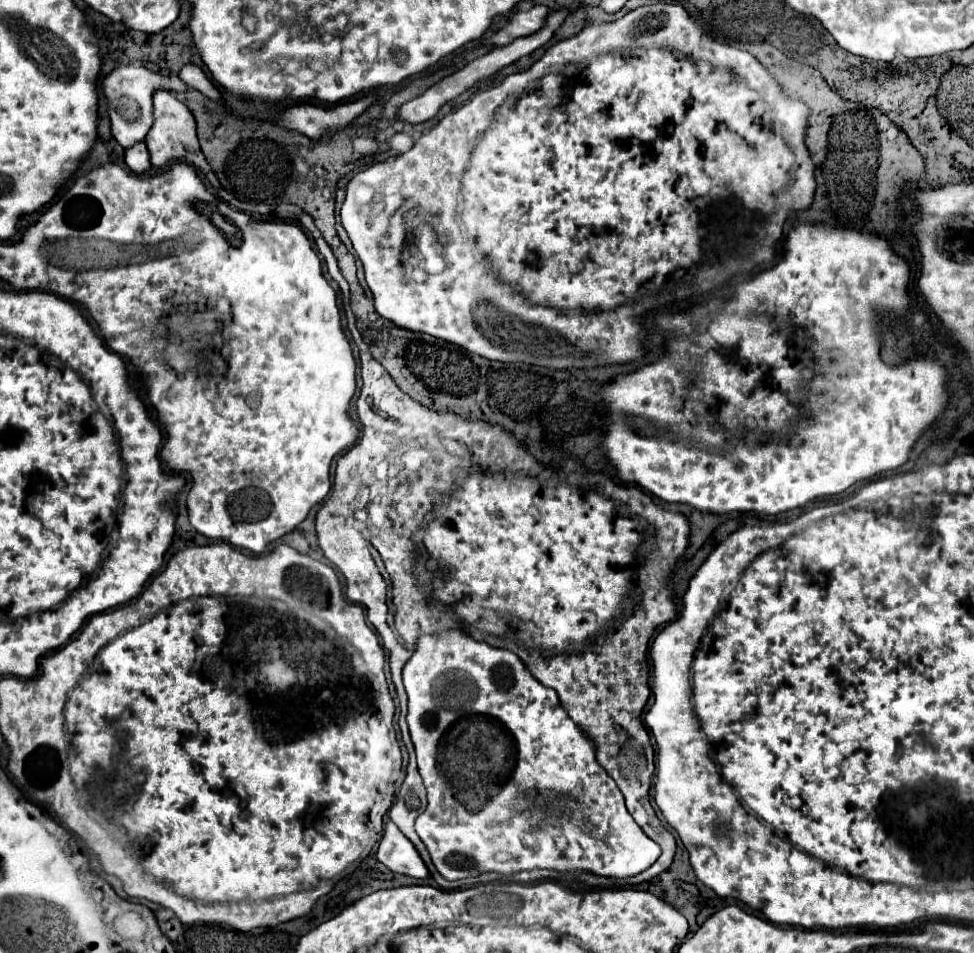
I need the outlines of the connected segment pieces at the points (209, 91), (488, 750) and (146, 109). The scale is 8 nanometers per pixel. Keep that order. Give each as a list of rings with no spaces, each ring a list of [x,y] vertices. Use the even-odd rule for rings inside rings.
[[[193,64],[183,66],[181,72],[179,72],[179,78],[181,78],[187,86],[199,90],[201,94],[205,94],[205,96],[211,98],[211,100],[215,100],[215,98],[221,96],[221,94],[217,92],[217,88],[207,80],[207,76],[203,74],[203,70],[201,70],[199,66],[193,66]]]
[[[461,630],[429,638],[421,634],[413,656],[403,666],[403,682],[409,696],[407,724],[418,771],[423,784],[429,780],[429,786],[425,784],[429,804],[415,820],[415,830],[445,880],[461,880],[485,872],[515,874],[535,868],[557,872],[585,870],[595,876],[629,878],[647,870],[659,858],[659,846],[635,824],[617,784],[597,762],[595,744],[565,714],[557,692],[533,678],[517,654],[477,642]],[[579,782],[583,784],[583,794],[577,798],[579,808],[573,808],[571,816],[562,813],[552,819],[551,802],[513,800],[531,788],[573,794]]]
[[[119,66],[103,80],[103,92],[109,100],[109,118],[111,118],[113,138],[123,148],[131,148],[137,142],[145,142],[145,136],[151,130],[151,124],[155,120],[153,118],[153,94],[157,90],[171,90],[171,88],[187,88],[187,86],[179,78],[161,76],[143,66]]]

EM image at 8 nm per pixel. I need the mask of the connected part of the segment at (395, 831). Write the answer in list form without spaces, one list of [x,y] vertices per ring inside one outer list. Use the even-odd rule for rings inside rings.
[[[389,820],[379,842],[377,860],[385,864],[395,874],[405,874],[411,878],[429,878],[429,870],[423,864],[415,846],[401,834],[401,830]]]

